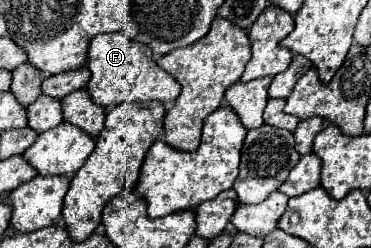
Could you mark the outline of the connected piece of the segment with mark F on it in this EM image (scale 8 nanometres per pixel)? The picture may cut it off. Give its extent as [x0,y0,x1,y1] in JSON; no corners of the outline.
[86,33,180,105]

